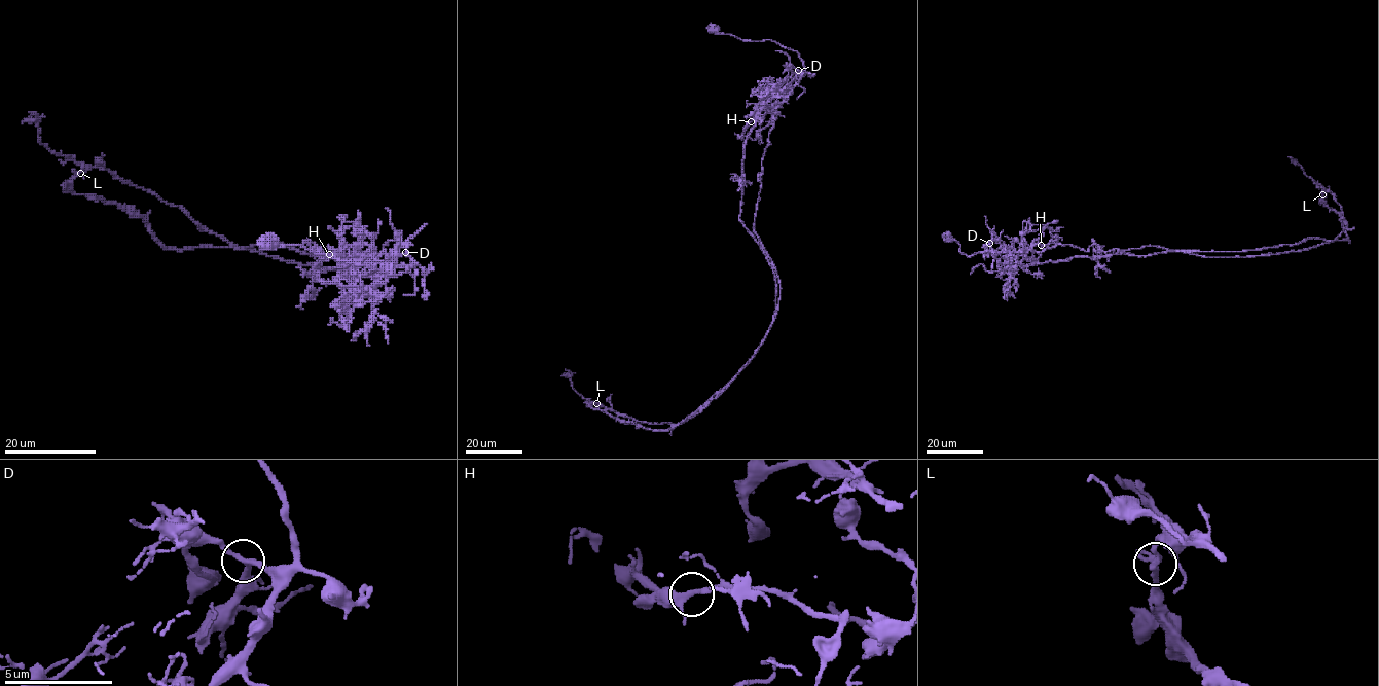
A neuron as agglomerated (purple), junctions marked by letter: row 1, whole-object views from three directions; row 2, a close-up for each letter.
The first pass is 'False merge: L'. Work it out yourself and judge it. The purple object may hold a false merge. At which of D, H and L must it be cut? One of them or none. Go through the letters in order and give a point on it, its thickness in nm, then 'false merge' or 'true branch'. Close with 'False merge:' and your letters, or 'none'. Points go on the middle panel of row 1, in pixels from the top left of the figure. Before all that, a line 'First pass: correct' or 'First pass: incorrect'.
First pass: correct
D: (798, 70) | 240 nm | true branch
H: (751, 121) | 240 nm | true branch
L: (596, 403) | 220 nm | false merge
False merge: L

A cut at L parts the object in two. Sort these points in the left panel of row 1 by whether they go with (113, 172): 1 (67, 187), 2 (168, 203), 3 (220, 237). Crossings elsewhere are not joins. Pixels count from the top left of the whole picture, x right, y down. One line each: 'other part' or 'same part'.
1: other part
2: same part
3: same part

